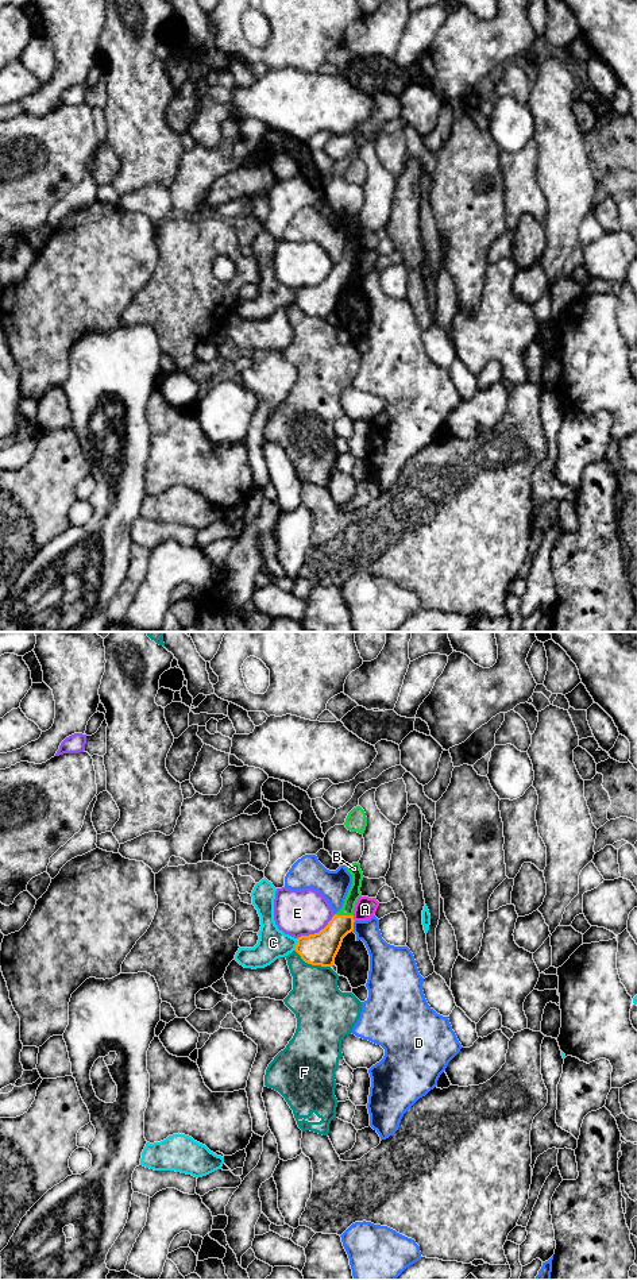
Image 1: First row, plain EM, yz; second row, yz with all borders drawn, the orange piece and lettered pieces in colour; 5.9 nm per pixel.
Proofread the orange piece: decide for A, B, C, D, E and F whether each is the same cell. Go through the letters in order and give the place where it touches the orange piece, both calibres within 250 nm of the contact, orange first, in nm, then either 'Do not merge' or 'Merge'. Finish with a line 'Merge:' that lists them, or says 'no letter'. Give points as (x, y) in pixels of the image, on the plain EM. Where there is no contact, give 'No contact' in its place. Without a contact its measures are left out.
A: Touches orange at yz (352, 270). Thickness 190 nm (orange) against 120 nm. Do not merge
B: Touches orange at yz (344, 268). Thickness 190 nm (orange) against 80 nm. Merge
C: Touches orange at yz (297, 296). Thickness 190 nm (orange) against 180 nm. Do not merge
D: Touches orange at yz (352, 278). Thickness 190 nm (orange) against 160 nm. Do not merge
E: Touches orange at yz (316, 285). Thickness 190 nm (orange) against 280 nm. Do not merge
F: Touches orange at yz (312, 316). Thickness 190 nm (orange) against 300 nm. Do not merge
Merge: B

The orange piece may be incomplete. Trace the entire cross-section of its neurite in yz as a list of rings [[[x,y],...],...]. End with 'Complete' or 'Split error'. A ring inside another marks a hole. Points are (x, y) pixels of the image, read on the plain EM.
[[[359,215],[348,216],[345,220],[352,227],[352,236],[343,259],[318,285],[297,290],[296,304],[308,316],[332,319],[343,290],[354,282],[354,262],[362,248],[360,239],[364,228]]]. Split error

